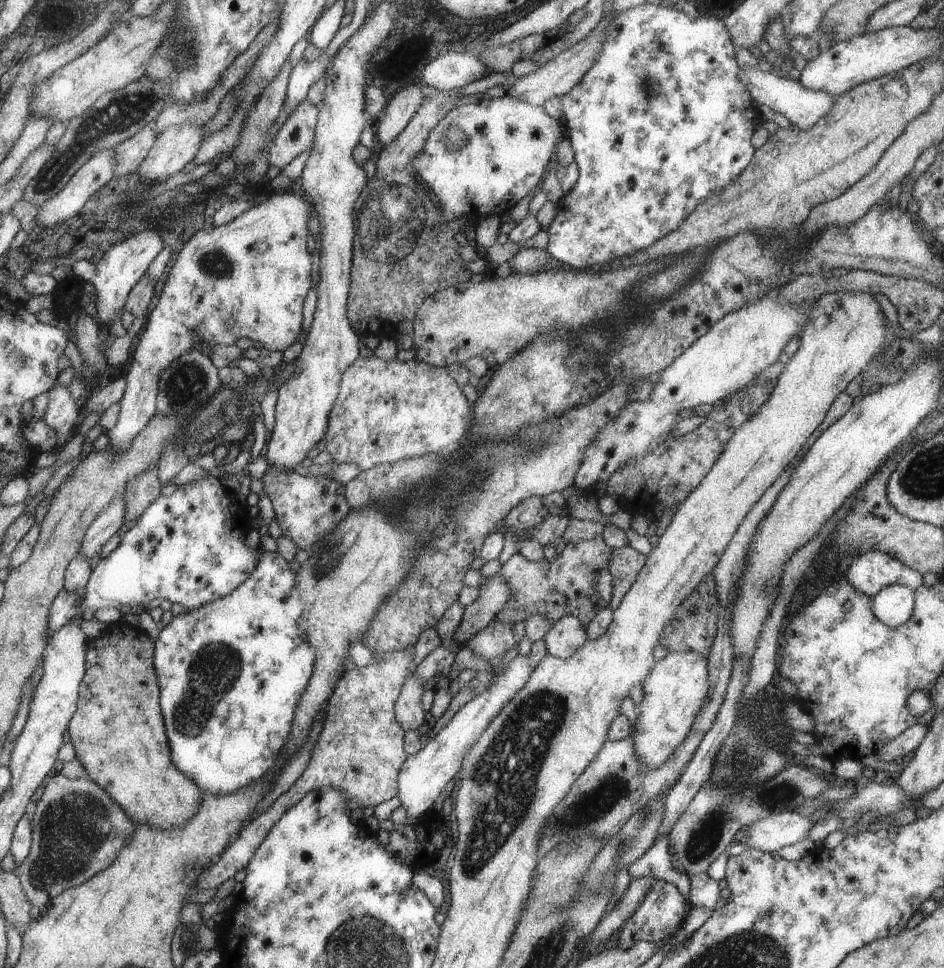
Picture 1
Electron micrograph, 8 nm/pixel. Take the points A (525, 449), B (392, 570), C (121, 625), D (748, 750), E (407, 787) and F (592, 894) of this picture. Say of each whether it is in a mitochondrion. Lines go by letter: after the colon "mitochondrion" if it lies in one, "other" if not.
A: mitochondrion
B: other
C: other
D: mitochondrion
E: other
F: mitochondrion

